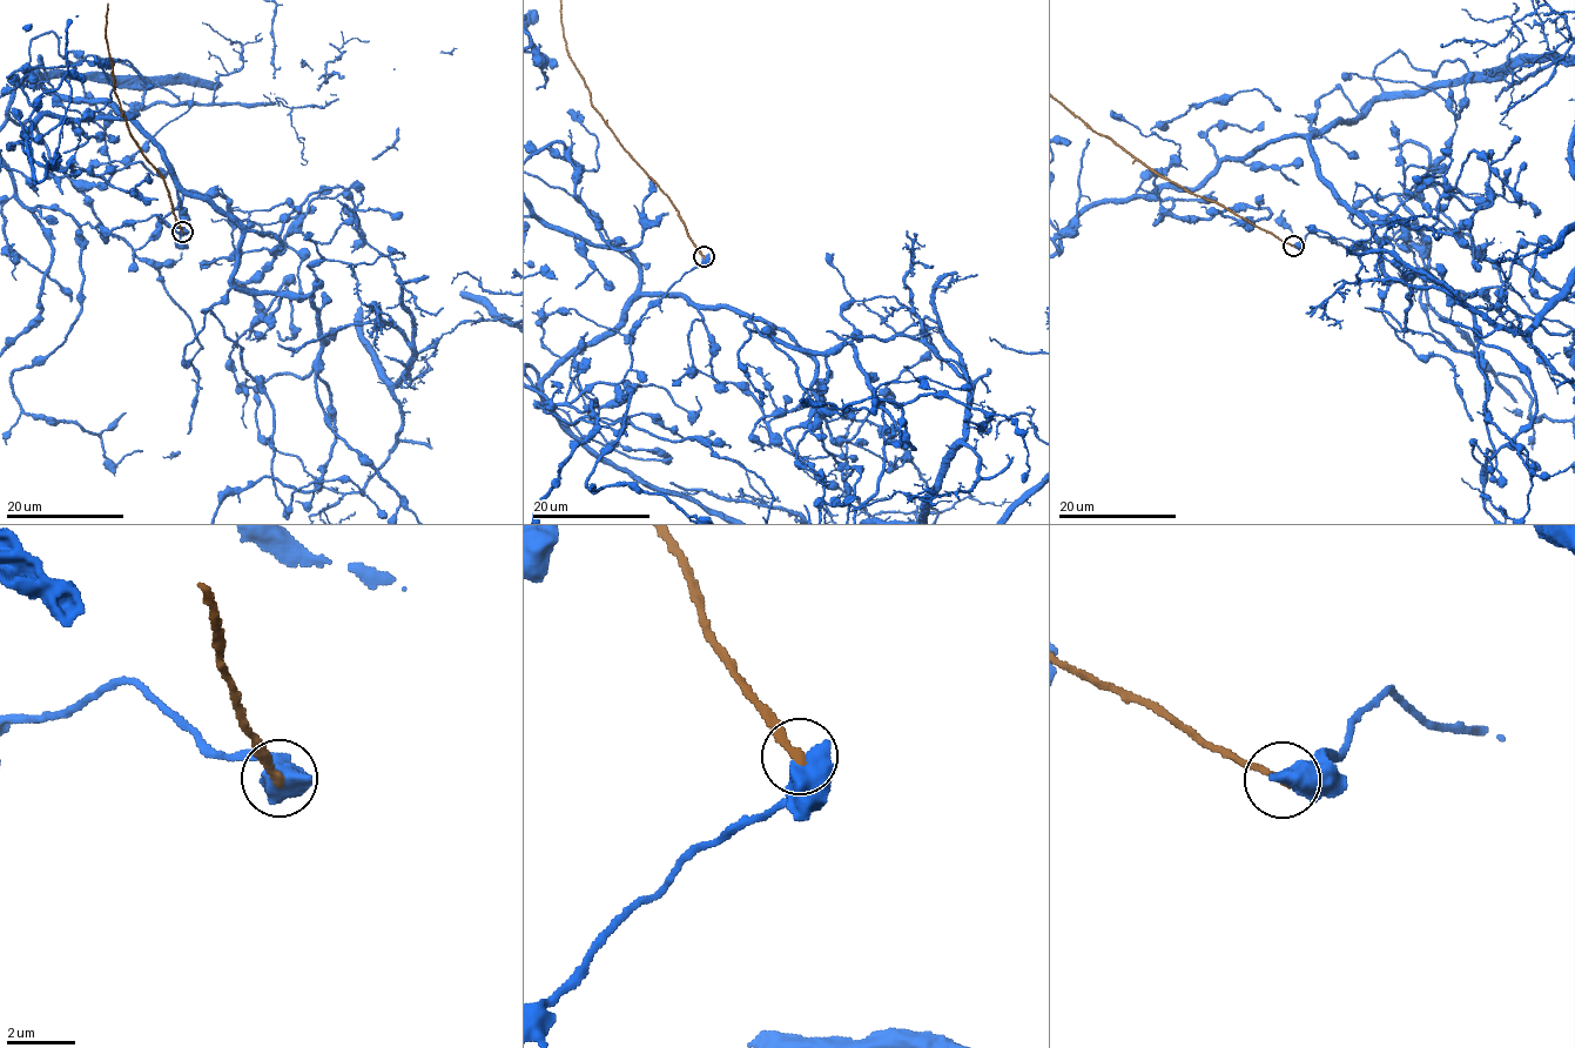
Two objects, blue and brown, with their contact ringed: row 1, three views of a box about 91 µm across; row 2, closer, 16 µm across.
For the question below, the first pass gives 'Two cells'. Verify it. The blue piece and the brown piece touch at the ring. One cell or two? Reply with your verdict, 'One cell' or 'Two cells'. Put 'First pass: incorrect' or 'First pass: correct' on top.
First pass: correct
Two cells

